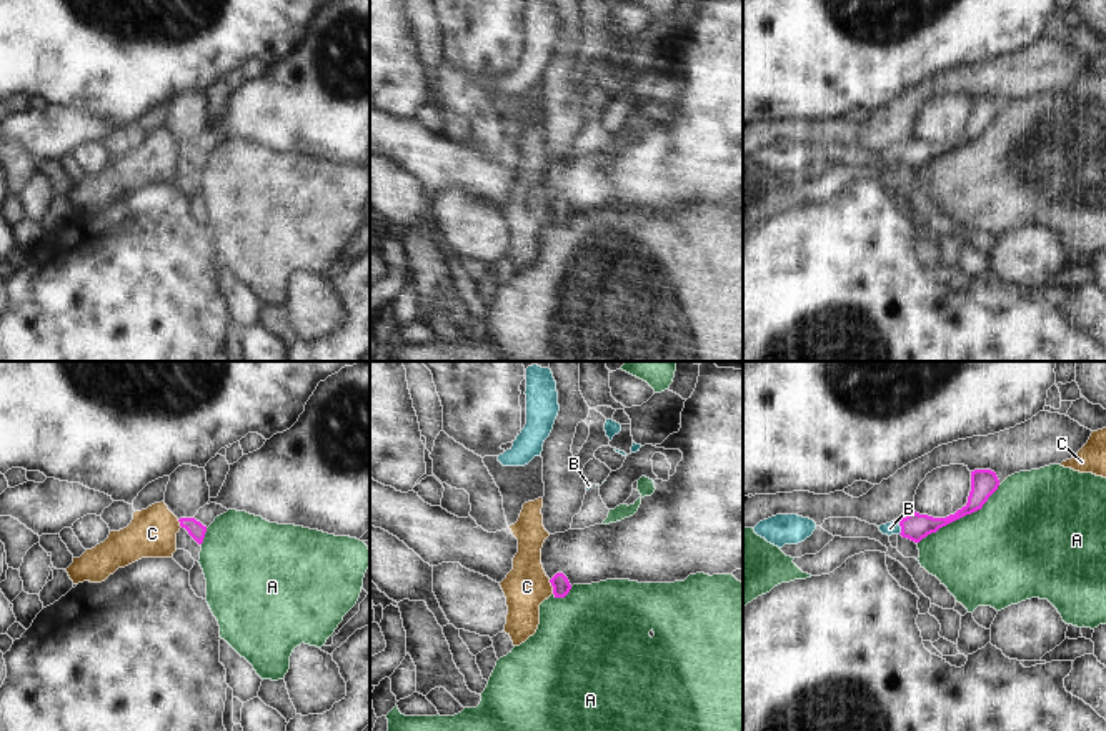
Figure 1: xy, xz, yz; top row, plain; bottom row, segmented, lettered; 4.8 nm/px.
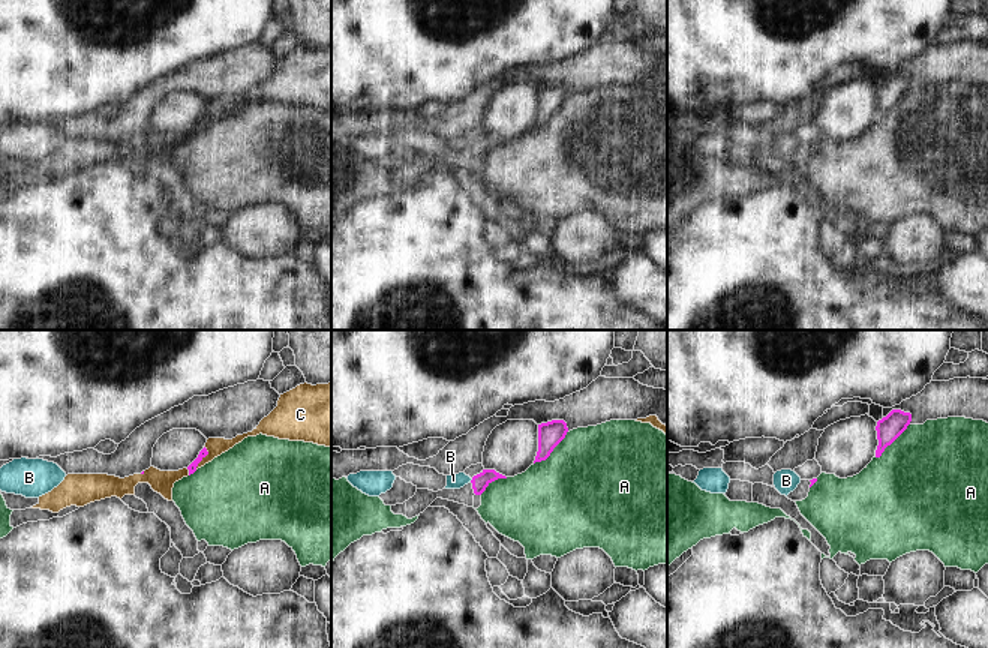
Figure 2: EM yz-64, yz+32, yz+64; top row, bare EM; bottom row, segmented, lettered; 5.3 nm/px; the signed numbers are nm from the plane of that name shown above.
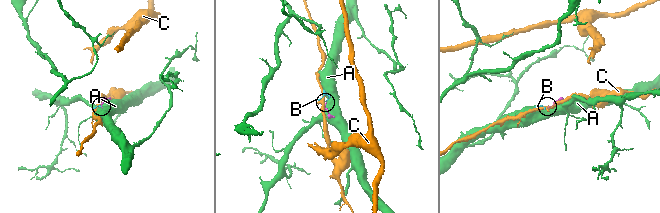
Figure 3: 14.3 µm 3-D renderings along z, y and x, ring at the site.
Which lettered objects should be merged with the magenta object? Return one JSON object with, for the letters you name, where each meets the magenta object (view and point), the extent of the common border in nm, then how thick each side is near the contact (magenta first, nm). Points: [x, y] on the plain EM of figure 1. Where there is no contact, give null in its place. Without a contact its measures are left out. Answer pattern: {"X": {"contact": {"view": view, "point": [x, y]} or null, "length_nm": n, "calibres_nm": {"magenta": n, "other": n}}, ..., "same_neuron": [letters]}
{"B": {"contact": {"view": "yz", "point": [901, 155]}, "length_nm": 60, "calibres_nm": {"magenta": 140, "other": 60}}, "same_neuron": ["B"]}

